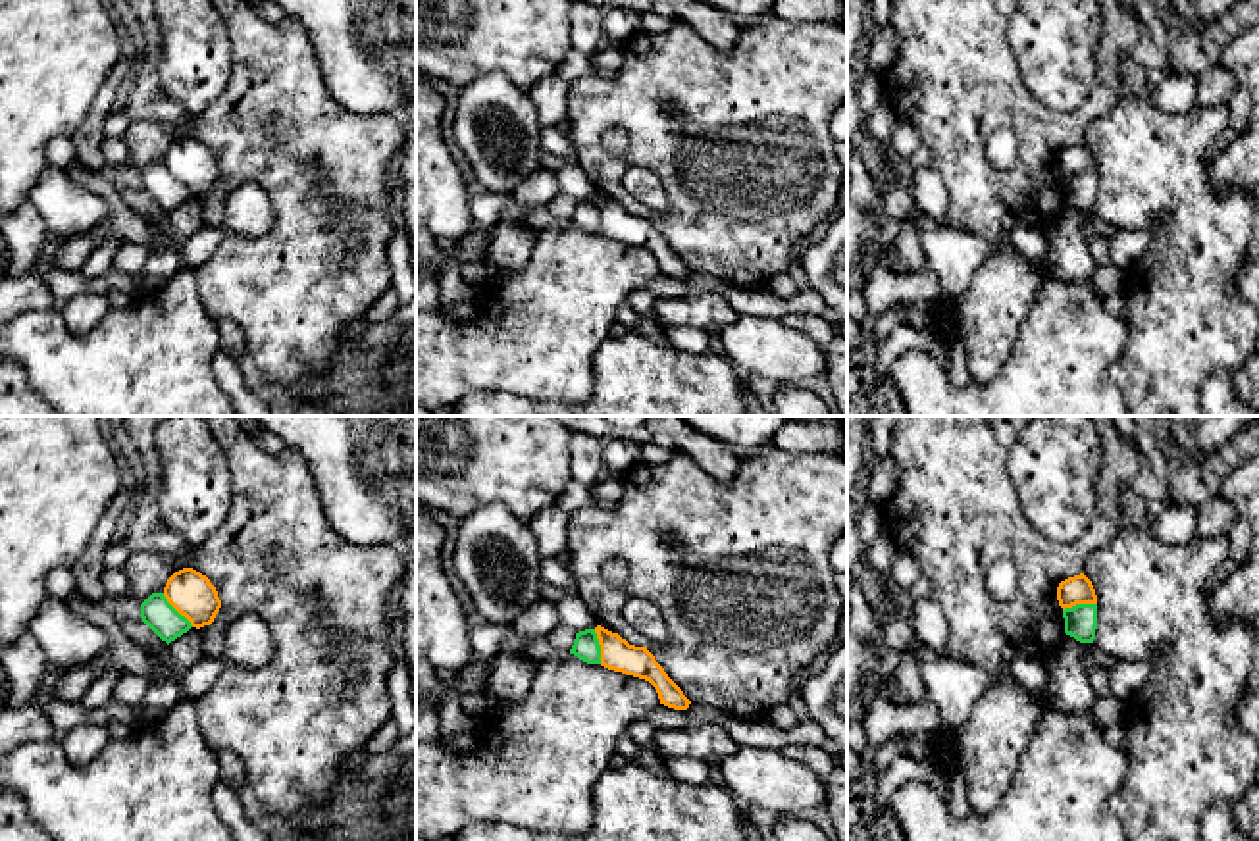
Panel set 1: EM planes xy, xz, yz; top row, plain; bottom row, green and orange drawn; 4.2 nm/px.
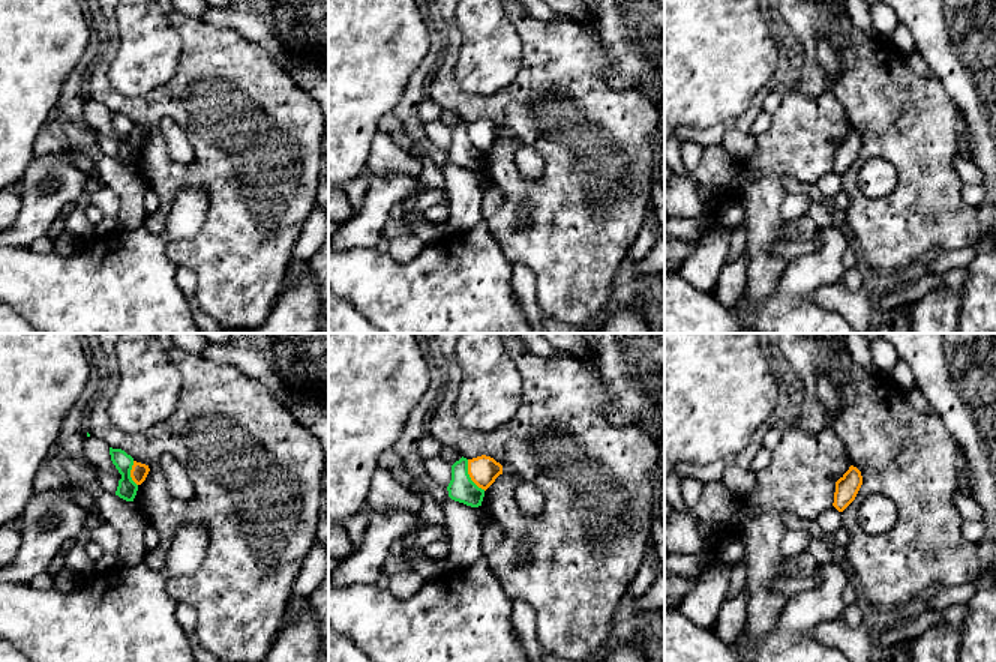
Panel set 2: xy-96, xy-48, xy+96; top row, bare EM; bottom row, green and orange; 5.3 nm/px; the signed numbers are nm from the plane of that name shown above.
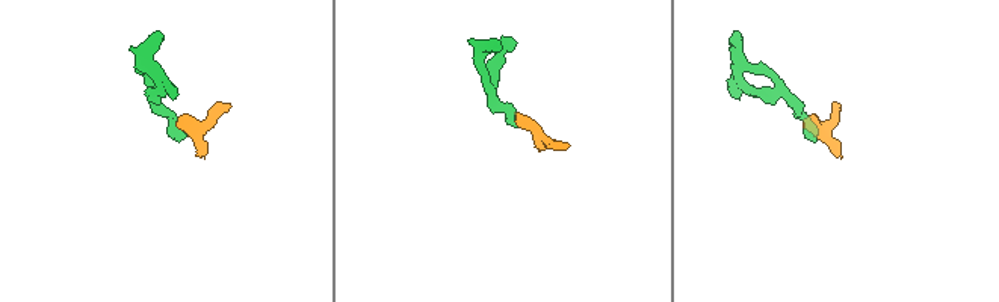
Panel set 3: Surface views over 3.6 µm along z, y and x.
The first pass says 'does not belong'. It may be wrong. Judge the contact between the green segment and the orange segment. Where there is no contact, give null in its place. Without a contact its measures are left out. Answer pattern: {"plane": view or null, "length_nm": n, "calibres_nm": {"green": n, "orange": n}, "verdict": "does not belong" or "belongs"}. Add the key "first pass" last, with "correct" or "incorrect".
{"plane": "xy", "length_nm": 190, "calibres_nm": {"green": 140, "orange": 190}, "verdict": "does not belong", "first pass": "correct"}

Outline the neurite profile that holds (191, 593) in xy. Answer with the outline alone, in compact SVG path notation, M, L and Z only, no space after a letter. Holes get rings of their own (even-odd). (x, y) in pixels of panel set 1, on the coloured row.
M193 568L175 572L164 587L164 597L196 629L210 625L221 608L216 587Z

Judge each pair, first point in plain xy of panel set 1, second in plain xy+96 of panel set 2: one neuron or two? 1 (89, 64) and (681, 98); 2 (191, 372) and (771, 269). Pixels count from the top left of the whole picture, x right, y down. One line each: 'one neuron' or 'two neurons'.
1: one neuron
2: two neurons

